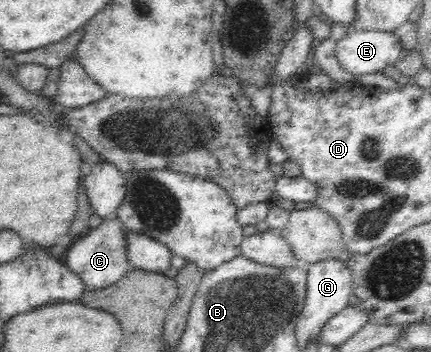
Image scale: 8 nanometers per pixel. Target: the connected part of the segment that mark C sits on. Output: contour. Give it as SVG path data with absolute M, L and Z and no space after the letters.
M115 218L104 219L96 229L90 229L86 236L74 240L64 252L67 269L74 273L84 285L85 290L102 290L118 282L129 270L130 263L126 260L126 233L123 224Z

